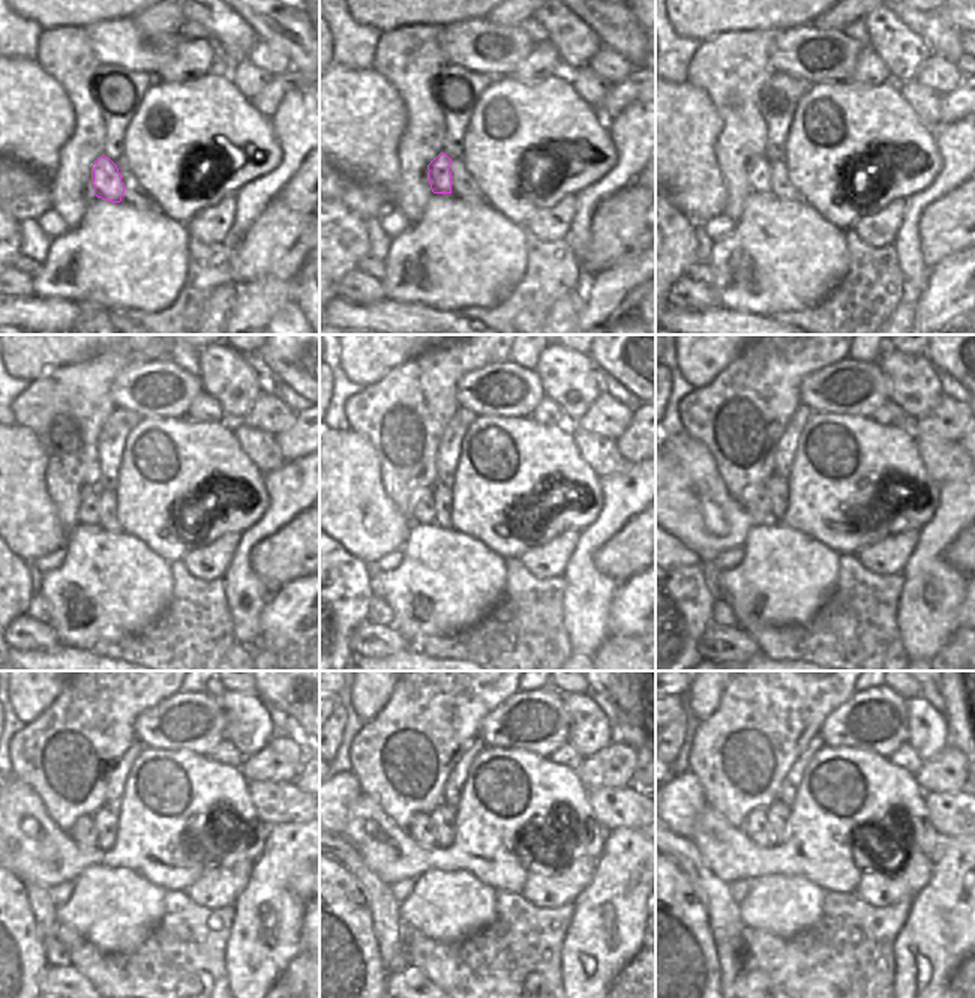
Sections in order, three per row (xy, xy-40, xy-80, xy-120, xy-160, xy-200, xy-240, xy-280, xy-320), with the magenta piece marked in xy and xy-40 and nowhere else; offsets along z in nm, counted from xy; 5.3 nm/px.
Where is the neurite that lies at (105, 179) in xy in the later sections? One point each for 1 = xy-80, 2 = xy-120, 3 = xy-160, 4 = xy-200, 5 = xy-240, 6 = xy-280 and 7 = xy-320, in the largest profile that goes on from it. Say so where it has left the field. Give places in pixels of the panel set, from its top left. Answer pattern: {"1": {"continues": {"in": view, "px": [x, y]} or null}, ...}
{"1": {"continues": {"in": "xy-80", "px": [761, 176]}}, "2": {"continues": {"in": "xy-120", "px": [89, 512]}}, "3": {"continues": {"in": "xy-160", "px": [423, 512]}}, "4": {"continues": {"in": "xy-200", "px": [756, 498]}}, "5": {"continues": {"in": "xy-240", "px": [83, 832]}}, "6": {"continues": {"in": "xy-280", "px": [420, 829]}}, "7": {"continues": {"in": "xy-320", "px": [756, 826]}}}

